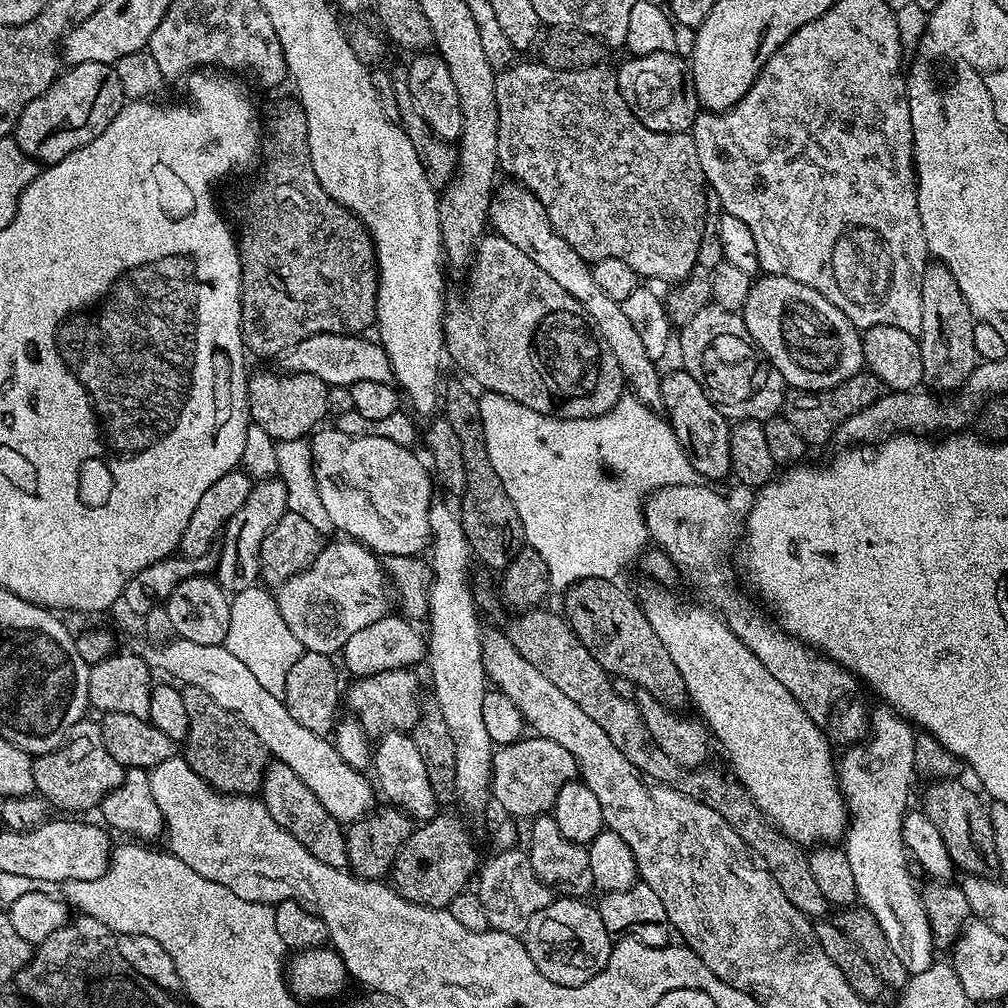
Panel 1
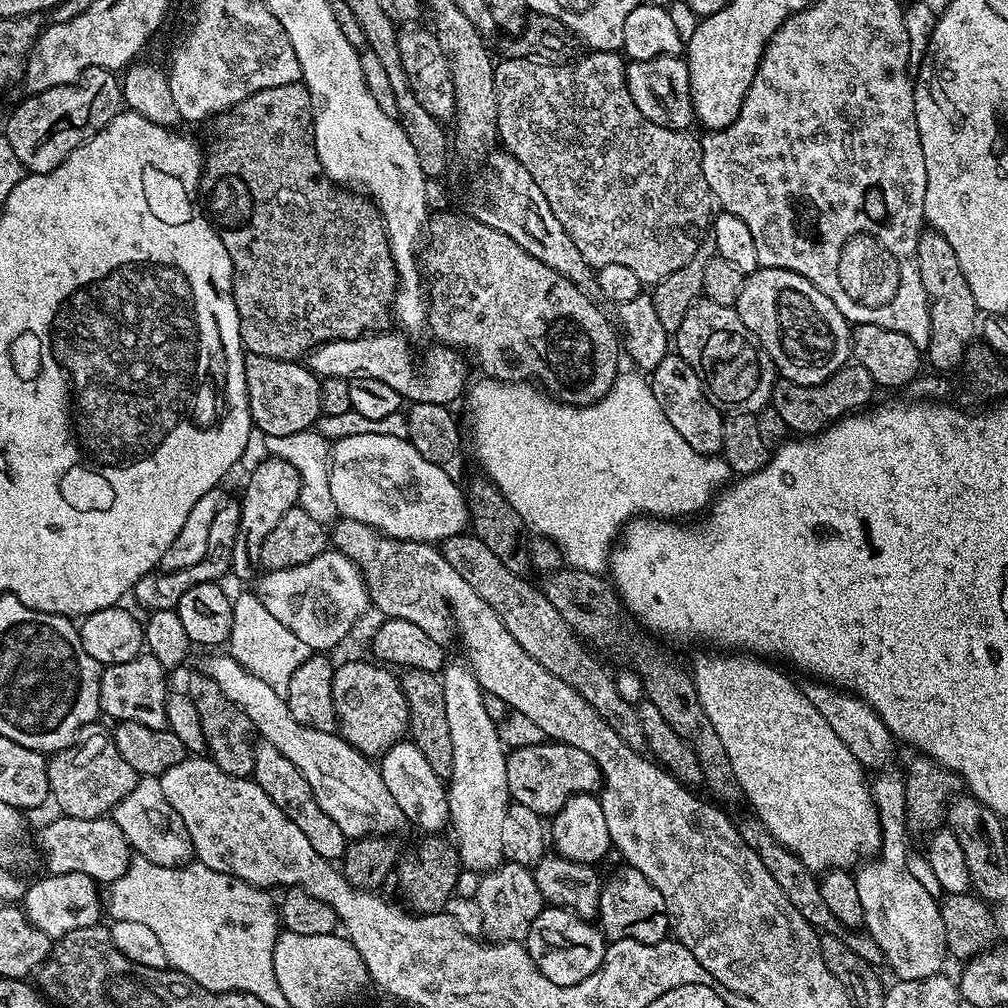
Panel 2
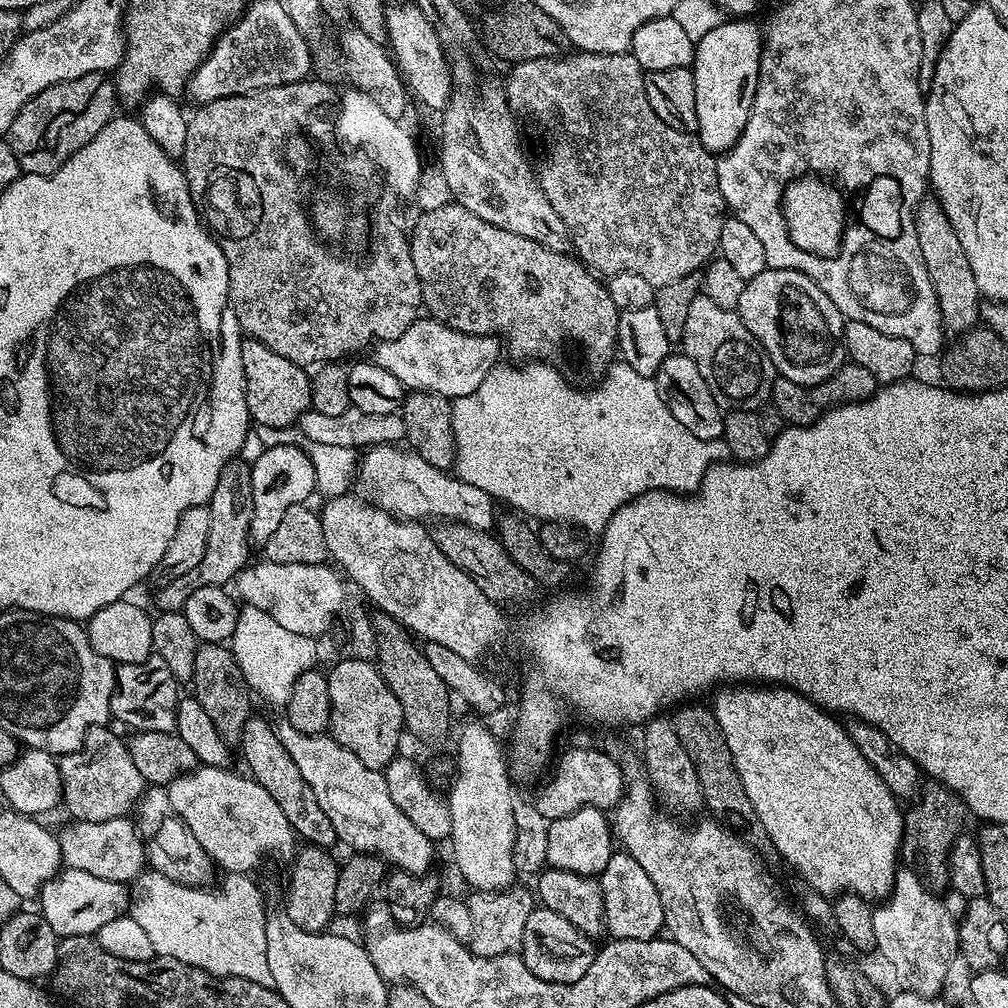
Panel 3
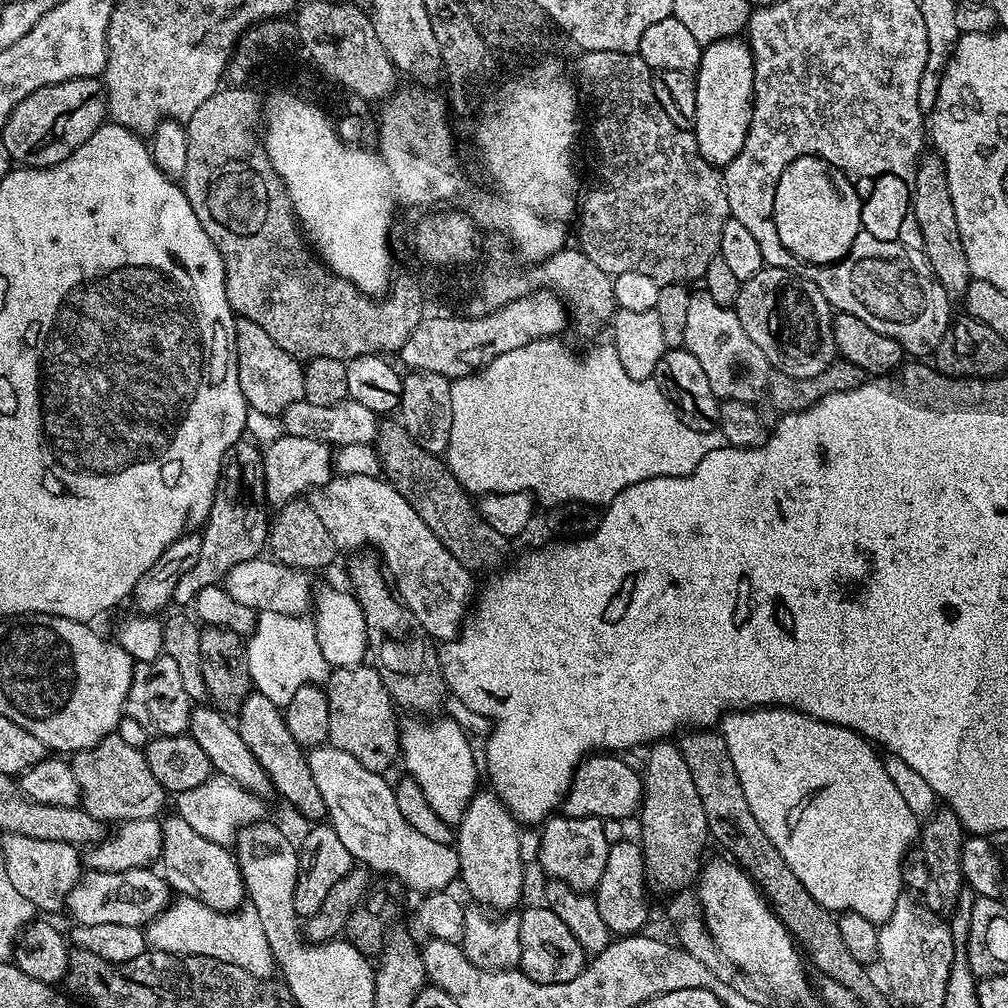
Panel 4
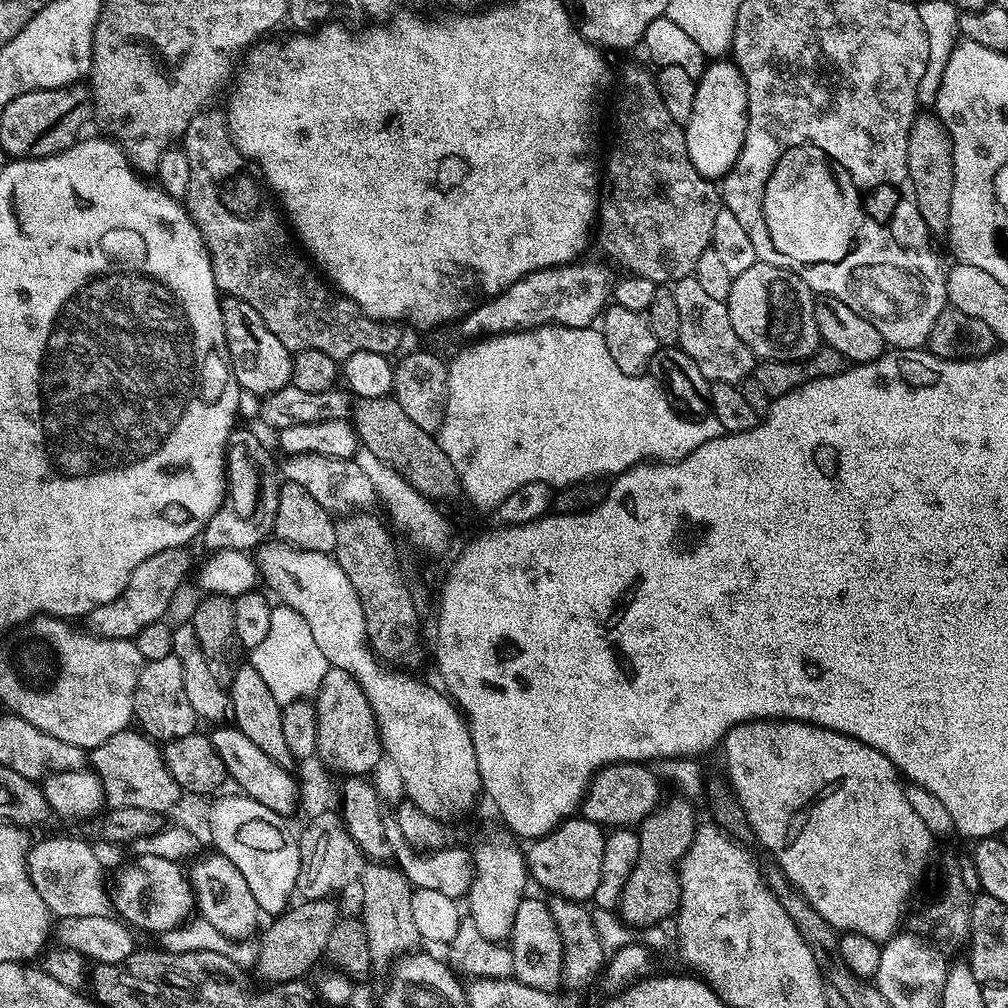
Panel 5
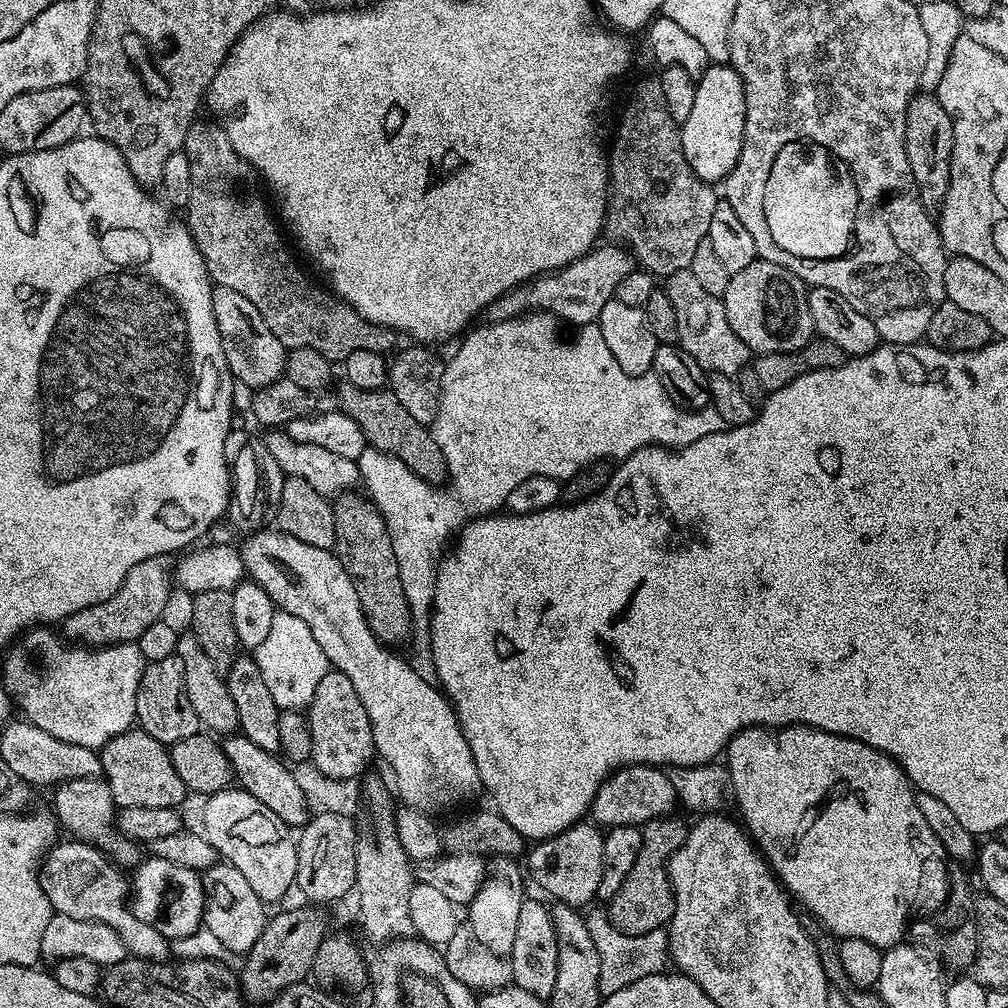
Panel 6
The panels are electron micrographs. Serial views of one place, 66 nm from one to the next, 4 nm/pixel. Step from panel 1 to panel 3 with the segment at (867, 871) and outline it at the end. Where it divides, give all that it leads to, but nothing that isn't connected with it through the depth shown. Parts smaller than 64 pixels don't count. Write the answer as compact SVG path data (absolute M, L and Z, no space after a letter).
M904 866L897 871L892 891L883 903L873 907L872 917L876 948L892 967L899 987L923 996L940 996L948 967L960 951L958 920L950 916L943 899L913 869Z

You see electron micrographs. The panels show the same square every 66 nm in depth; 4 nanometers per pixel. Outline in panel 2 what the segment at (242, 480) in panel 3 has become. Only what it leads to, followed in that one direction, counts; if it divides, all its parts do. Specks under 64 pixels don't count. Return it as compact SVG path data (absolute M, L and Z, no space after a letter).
M236 502L225 503L218 514L214 514L214 526L210 526L210 546L206 550L206 558L198 562L198 566L186 566L177 572L162 572L153 570L146 573L134 589L134 597L142 607L148 608L149 613L156 611L170 611L178 606L182 594L186 590L194 590L199 584L214 584L223 581L223 576L229 575L232 567L232 551L234 540L238 538L240 525L240 506Z

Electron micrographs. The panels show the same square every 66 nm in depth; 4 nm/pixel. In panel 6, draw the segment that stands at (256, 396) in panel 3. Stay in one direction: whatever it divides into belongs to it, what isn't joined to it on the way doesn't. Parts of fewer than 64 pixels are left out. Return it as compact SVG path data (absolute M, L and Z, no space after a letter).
M213 287L212 301L214 320L218 322L218 334L222 338L222 350L226 354L228 369L232 371L233 377L246 382L250 390L262 389L281 379L284 376L286 350L282 342L274 338L270 326L266 326L266 321L262 314L258 314L257 308L243 294L225 288Z

